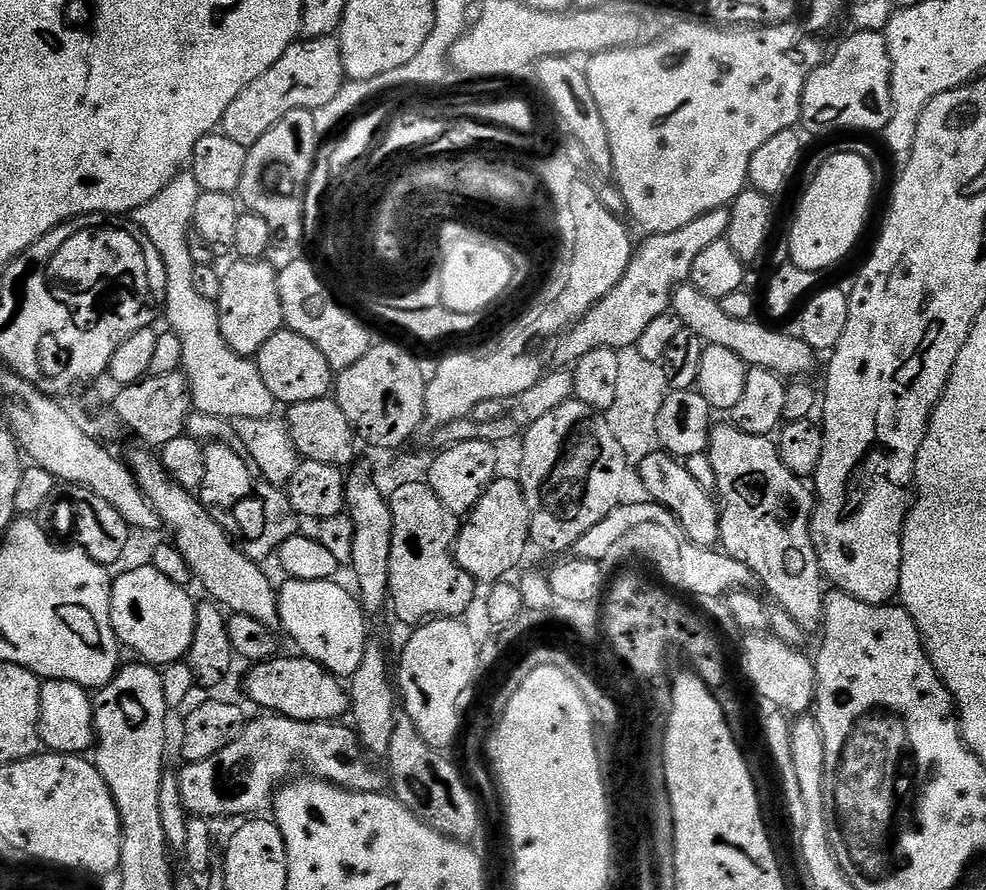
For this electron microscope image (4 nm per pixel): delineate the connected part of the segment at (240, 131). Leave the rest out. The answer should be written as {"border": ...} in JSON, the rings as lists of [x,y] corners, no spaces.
{"border":[[[336,36],[301,38],[289,46],[286,54],[282,54],[282,58],[262,74],[262,78],[254,78],[254,82],[250,82],[234,102],[230,102],[222,121],[222,134],[238,142],[238,146],[250,149],[262,134],[266,134],[266,130],[282,122],[286,114],[294,110],[310,112],[326,106],[326,102],[330,102],[345,83],[339,39]]]}

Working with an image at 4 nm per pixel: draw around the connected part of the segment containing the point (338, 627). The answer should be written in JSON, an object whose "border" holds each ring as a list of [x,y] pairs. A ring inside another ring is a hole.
{"border":[[[291,578],[279,585],[279,625],[284,626],[288,636],[297,644],[299,651],[308,659],[318,662],[333,676],[350,678],[362,666],[362,654],[370,643],[368,637],[369,617],[360,606],[360,601],[331,580],[294,580]]]}

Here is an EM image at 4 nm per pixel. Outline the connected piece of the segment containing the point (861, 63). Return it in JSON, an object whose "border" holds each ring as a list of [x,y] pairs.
{"border":[[[884,32],[851,33],[849,40],[840,44],[840,49],[832,57],[825,59],[810,74],[802,94],[802,110],[800,124],[805,133],[813,132],[816,136],[824,136],[827,132],[840,132],[843,128],[857,128],[857,133],[883,133],[884,127],[892,117],[892,60],[888,56],[888,37]]]}

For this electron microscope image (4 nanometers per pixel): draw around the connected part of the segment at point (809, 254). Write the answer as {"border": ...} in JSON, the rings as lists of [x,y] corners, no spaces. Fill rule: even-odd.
{"border":[[[837,150],[817,170],[816,177],[809,182],[808,189],[796,208],[792,233],[788,236],[791,263],[802,270],[820,274],[823,273],[823,268],[832,268],[839,260],[846,259],[864,228],[864,219],[872,204],[872,192],[874,193],[874,185],[870,166],[866,166],[866,158]]]}

